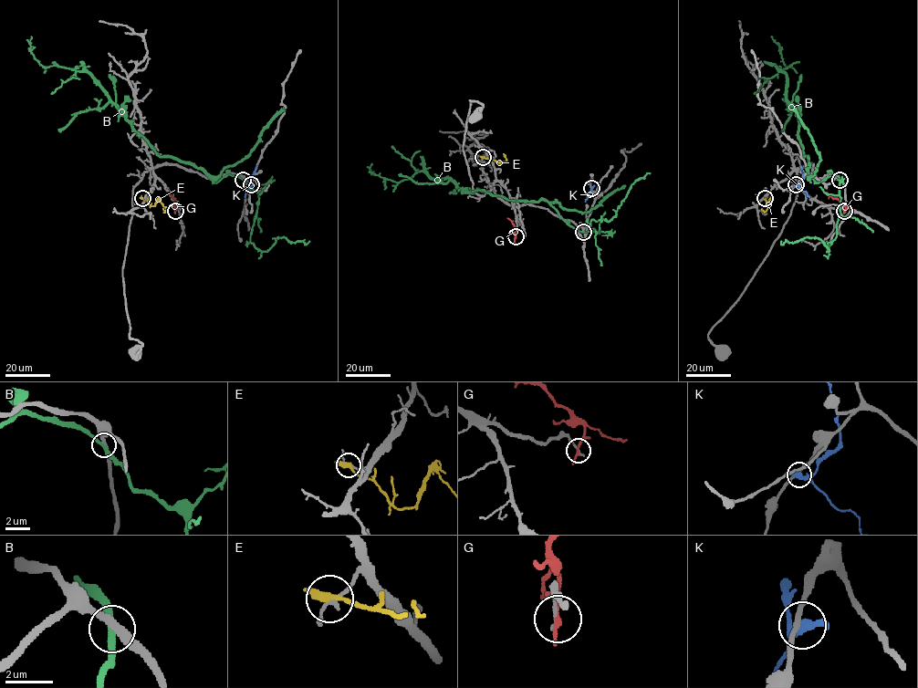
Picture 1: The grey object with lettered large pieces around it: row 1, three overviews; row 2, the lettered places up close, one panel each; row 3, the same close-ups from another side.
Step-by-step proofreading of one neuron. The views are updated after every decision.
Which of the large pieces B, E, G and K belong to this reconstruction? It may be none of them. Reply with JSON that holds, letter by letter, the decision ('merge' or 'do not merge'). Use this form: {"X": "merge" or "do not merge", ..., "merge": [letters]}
{"B": "do not merge", "E": "do not merge", "G": "do not merge", "K": "do not merge", "merge": []}

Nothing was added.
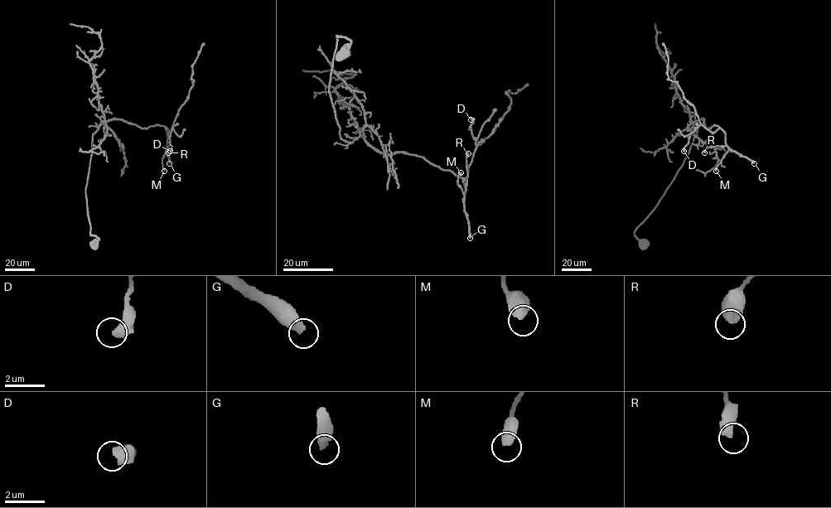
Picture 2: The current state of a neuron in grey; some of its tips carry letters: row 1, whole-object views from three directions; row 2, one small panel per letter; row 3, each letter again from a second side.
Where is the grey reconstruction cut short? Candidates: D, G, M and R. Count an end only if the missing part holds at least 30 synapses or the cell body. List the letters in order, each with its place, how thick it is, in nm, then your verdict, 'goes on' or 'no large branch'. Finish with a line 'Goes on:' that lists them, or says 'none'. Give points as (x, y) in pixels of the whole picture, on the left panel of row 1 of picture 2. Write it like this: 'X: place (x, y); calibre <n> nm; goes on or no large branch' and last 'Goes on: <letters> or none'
D: place (170, 151); calibre 500 nm; no large branch
G: place (169, 163); calibre 440 nm; goes on
M: place (164, 171); calibre 550 nm; no large branch
R: place (168, 152); calibre 550 nm; no large branch
Goes on: G

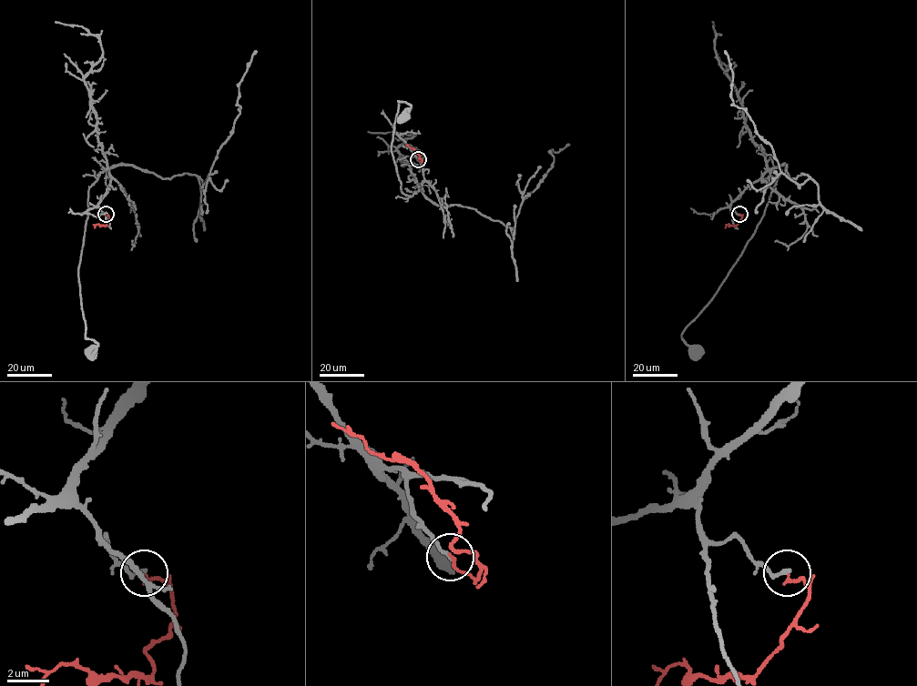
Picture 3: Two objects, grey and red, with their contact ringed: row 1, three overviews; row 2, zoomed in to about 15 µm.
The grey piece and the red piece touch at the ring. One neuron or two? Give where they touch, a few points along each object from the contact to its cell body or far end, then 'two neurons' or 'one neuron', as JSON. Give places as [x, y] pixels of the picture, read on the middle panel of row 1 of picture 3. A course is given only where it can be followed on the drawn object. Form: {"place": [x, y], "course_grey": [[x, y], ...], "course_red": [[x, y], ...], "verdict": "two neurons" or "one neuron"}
{"place": [418, 159], "course_grey": [[418, 159], [411, 150], [423, 182], [409, 196], [402, 191], [392, 151], [398, 101], [411, 105], [403, 117]], "course_red": [[419, 159], [407, 144]], "verdict": "two neurons"}

